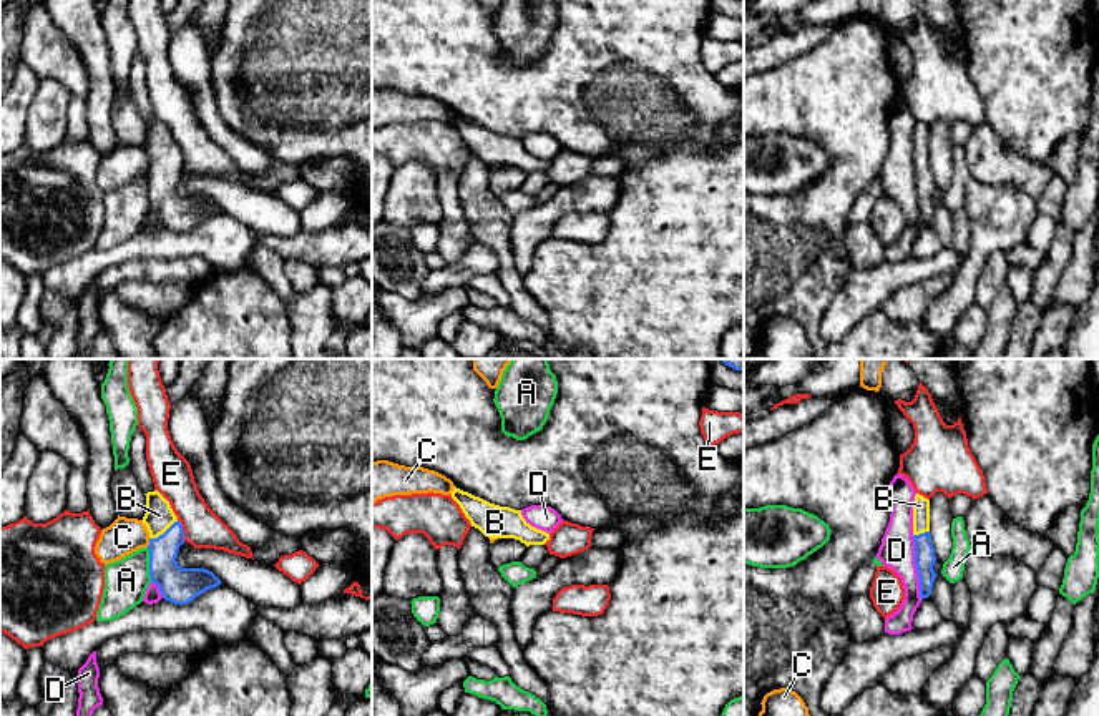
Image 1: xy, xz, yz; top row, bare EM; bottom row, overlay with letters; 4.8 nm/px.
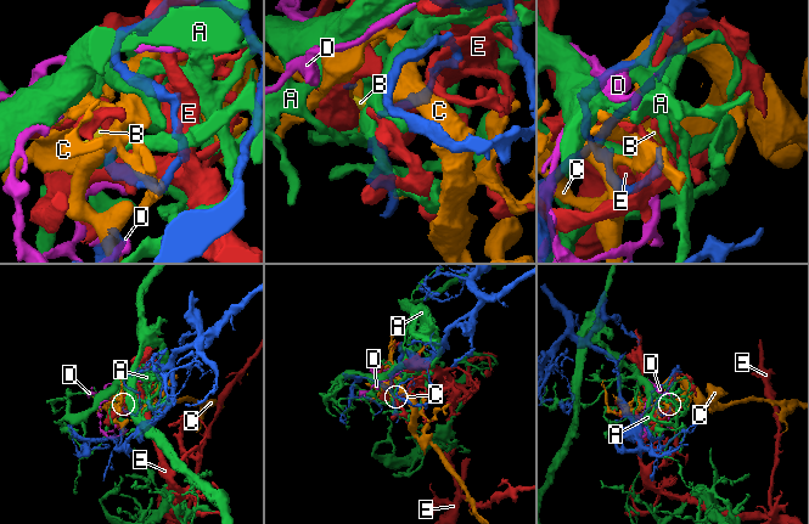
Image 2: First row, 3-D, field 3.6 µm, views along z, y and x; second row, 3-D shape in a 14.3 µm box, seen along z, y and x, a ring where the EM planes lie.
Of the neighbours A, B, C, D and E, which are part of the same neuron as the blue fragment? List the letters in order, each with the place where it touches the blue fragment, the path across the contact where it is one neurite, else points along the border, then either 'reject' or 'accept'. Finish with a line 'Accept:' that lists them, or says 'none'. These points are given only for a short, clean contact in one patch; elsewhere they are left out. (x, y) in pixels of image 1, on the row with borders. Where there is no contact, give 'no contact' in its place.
A: contact xy (150, 563); reject
B: contact xy (165, 532); way xy (175, 582), (165, 572), (165, 532), (160, 515); accept
C: contact xy (150, 542); reject
D: contact yz (917, 567); reject
E: contact xy (183, 530); reject
Accept: B

